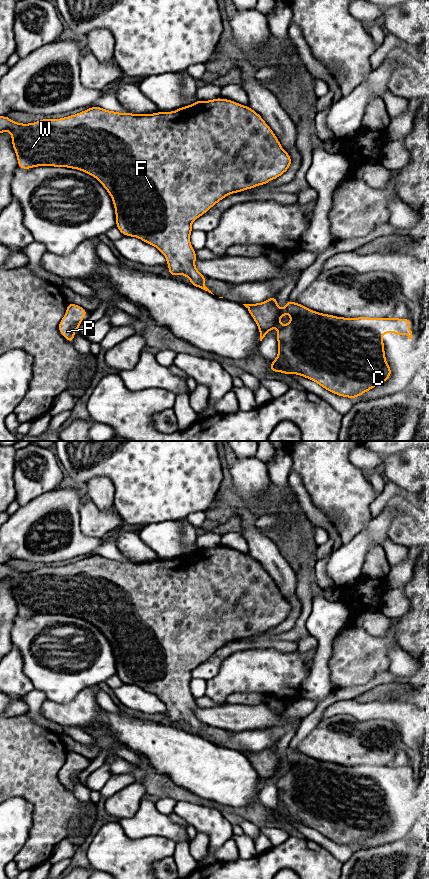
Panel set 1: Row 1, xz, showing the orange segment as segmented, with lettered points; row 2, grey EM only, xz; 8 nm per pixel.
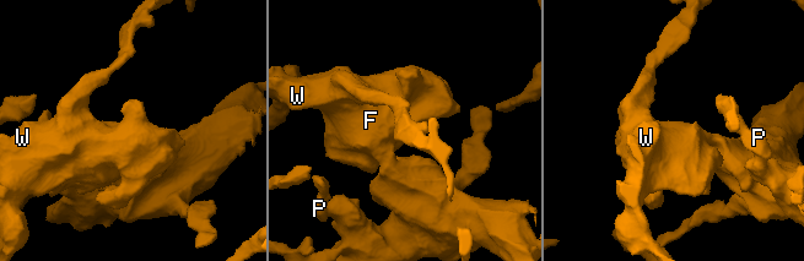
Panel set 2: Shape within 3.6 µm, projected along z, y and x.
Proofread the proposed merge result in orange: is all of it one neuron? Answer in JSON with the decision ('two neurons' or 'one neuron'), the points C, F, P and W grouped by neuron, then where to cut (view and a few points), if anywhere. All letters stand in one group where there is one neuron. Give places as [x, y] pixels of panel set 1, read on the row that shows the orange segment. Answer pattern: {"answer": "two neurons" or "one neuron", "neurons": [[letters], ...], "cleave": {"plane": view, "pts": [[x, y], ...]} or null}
{"answer": "one neuron", "neurons": [["C", "F", "P", "W"]], "cleave": null}

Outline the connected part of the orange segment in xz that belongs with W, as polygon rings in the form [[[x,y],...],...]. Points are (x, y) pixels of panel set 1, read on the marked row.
[[[216,98],[209,101],[198,100],[197,102],[181,107],[172,112],[156,112],[153,114],[132,114],[108,111],[98,106],[60,119],[44,118],[34,123],[17,123],[7,116],[0,116],[0,134],[9,131],[12,137],[12,146],[15,150],[18,167],[31,169],[38,166],[67,167],[83,171],[95,177],[110,194],[116,214],[116,227],[124,236],[136,237],[149,245],[155,246],[167,260],[169,276],[184,275],[190,279],[192,286],[199,287],[213,294],[205,285],[206,276],[202,275],[194,265],[198,259],[190,243],[190,234],[193,231],[191,224],[205,214],[216,203],[226,196],[252,189],[258,185],[267,184],[269,181],[280,177],[285,173],[292,162],[289,154],[281,147],[279,140],[262,117],[249,106],[241,105],[228,99]]]

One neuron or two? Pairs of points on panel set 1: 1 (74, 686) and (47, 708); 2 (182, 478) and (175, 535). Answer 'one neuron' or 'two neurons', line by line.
1: two neurons
2: two neurons

